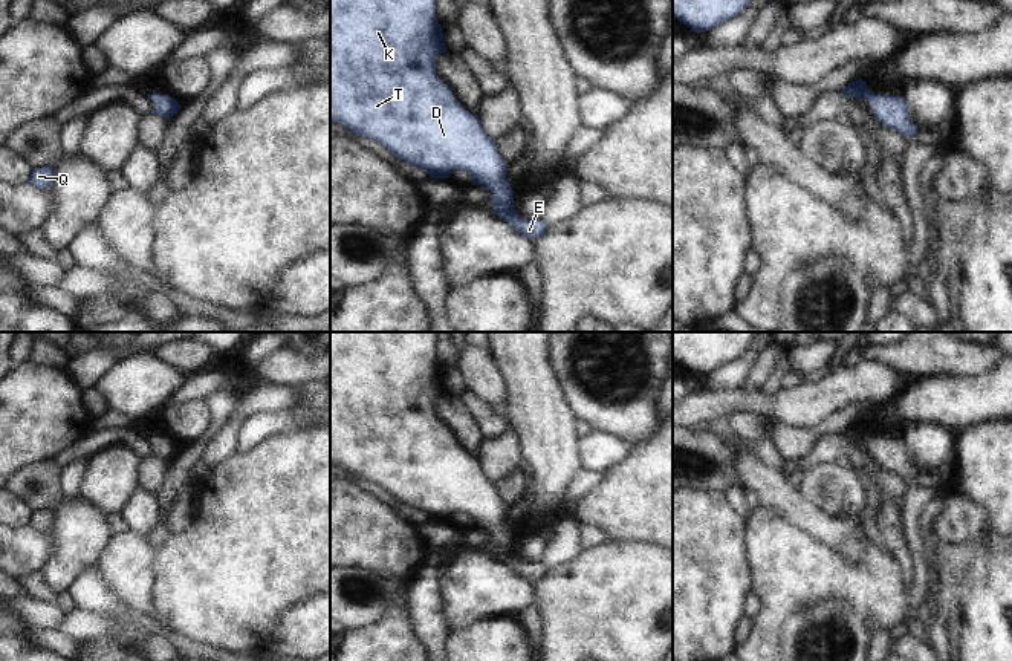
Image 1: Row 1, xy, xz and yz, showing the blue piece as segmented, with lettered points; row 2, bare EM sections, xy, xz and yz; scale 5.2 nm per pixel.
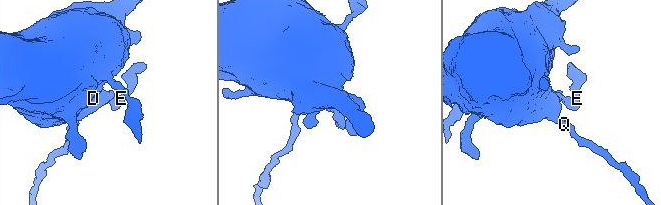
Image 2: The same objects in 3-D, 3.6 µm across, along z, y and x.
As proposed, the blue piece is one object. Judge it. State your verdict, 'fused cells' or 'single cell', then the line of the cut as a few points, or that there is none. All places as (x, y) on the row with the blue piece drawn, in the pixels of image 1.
single cell | no cut

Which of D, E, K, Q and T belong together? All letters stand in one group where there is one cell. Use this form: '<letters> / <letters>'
D E K Q T

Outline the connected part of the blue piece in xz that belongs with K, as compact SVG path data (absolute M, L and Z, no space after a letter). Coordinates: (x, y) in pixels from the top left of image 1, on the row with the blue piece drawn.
M330 0L330 121L378 141L434 179L466 170L472 185L492 193L494 213L523 237L537 240L547 225L518 217L495 141L436 75L436 60L446 50L434 0Z

